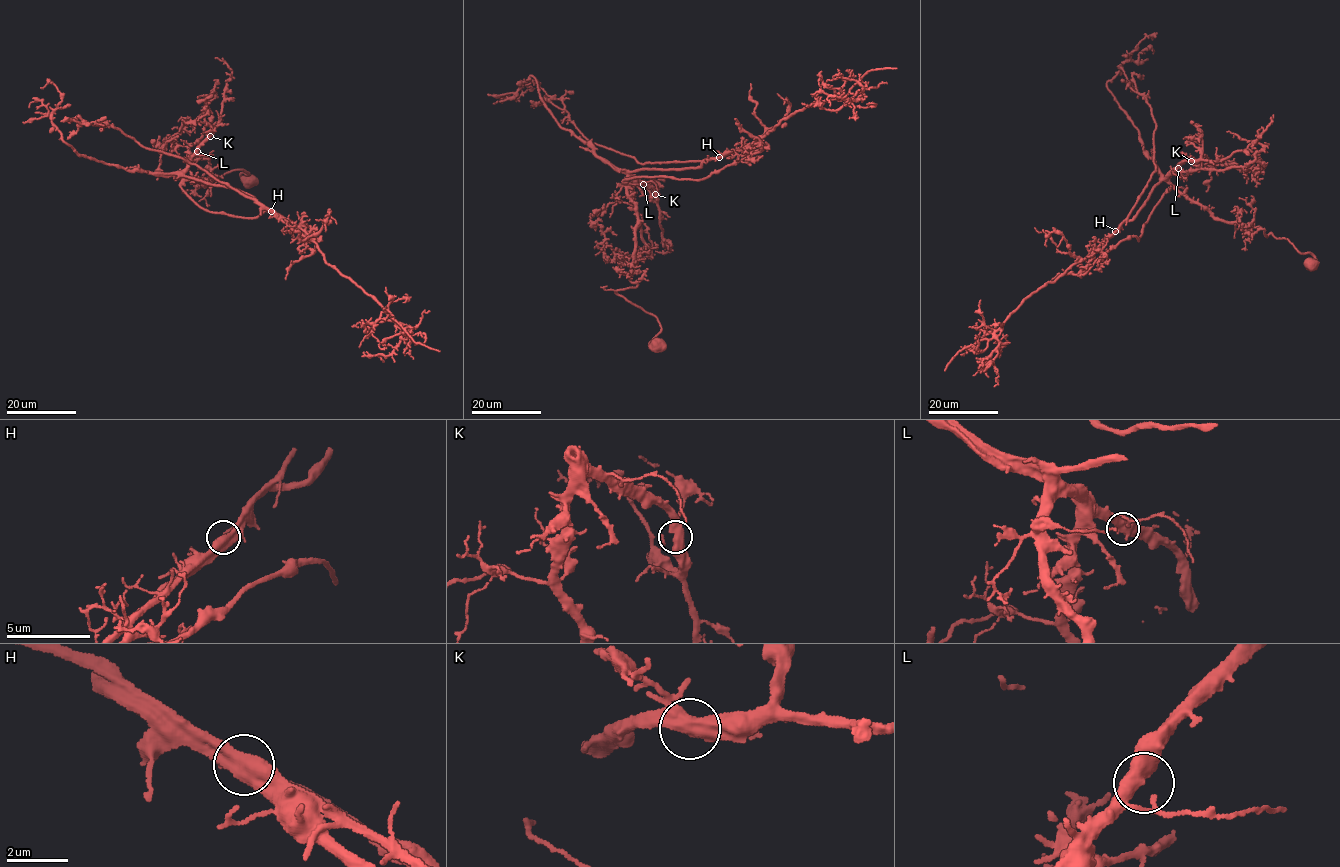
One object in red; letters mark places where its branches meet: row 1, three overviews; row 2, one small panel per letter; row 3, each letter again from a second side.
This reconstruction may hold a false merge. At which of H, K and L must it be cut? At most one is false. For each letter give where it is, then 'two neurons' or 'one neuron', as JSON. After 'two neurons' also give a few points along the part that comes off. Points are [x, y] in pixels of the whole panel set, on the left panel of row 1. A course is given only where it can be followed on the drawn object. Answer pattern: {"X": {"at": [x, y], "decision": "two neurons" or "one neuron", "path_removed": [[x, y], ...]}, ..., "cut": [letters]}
{"H": {"at": [271, 211], "decision": "two neurons", "path_removed": [[271, 210], [301, 227], [327, 262], [375, 297], [408, 331], [379, 344], [386, 348]]}, "K": {"at": [210, 136], "decision": "one neuron"}, "L": {"at": [197, 151], "decision": "one neuron"}, "cut": ["H"]}

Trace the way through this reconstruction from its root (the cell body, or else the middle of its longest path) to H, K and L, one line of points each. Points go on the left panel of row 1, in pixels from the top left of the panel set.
H: (248, 181), (240, 169), (202, 187), (216, 176), (205, 186), (182, 174), (238, 189), (271, 210)
K: (248, 181), (240, 169), (202, 187), (216, 176), (205, 186), (185, 179), (187, 161), (210, 136)
L: (248, 181), (240, 169), (198, 186), (216, 176), (205, 186), (185, 179), (197, 151)

